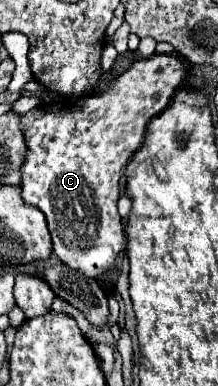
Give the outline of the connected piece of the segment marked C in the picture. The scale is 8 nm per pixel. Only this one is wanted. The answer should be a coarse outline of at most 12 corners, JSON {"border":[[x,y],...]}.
{"border":[[136,61],[22,115],[22,199],[98,277],[124,251],[122,169],[188,75]]}

